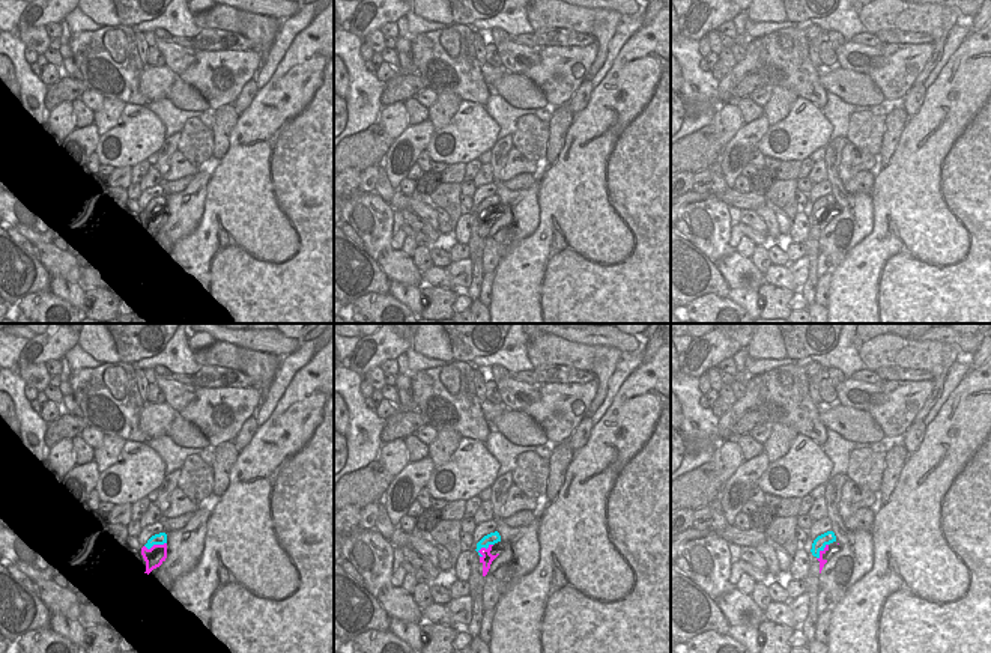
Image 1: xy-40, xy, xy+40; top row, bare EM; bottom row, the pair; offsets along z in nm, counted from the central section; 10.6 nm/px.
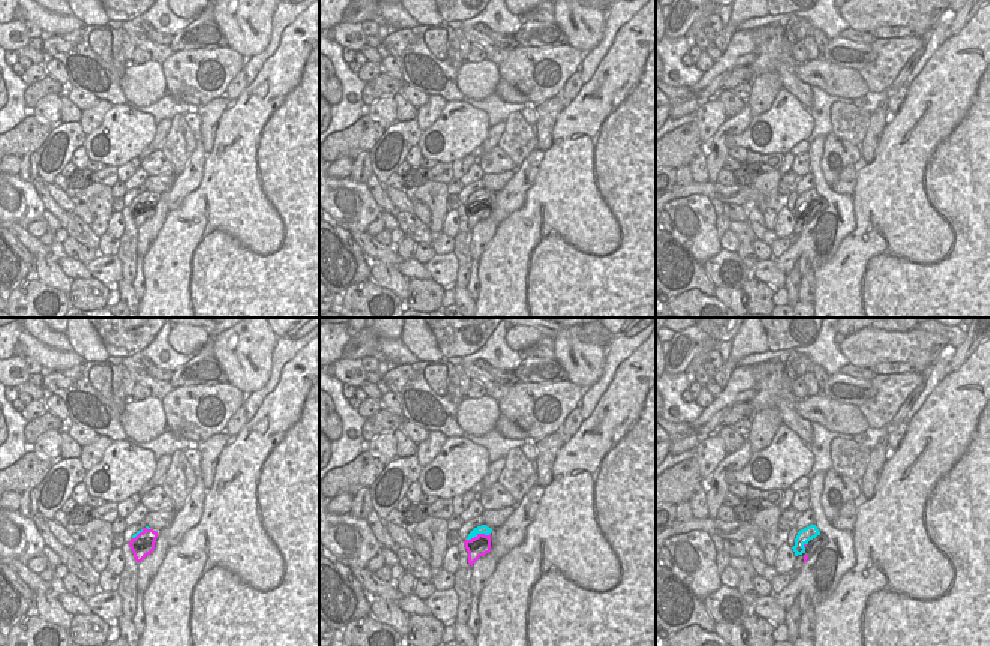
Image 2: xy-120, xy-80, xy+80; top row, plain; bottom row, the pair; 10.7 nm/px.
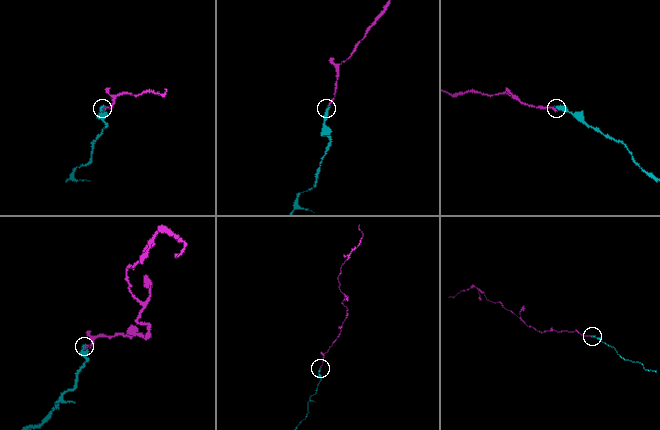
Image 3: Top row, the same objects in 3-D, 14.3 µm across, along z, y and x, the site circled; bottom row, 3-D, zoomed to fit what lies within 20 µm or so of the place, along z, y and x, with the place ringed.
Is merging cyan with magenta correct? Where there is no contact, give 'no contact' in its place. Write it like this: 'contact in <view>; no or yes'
contact in xy; yes

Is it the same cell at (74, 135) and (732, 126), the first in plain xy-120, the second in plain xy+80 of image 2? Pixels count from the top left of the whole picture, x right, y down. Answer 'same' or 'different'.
same

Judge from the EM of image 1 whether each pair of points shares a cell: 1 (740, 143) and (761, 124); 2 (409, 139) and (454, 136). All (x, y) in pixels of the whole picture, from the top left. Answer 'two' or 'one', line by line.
1: one
2: two

